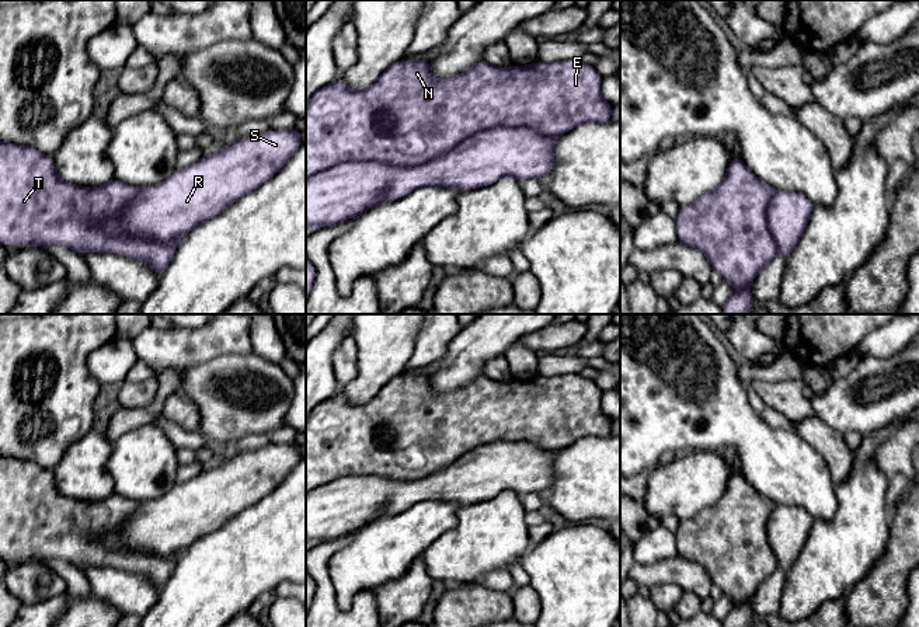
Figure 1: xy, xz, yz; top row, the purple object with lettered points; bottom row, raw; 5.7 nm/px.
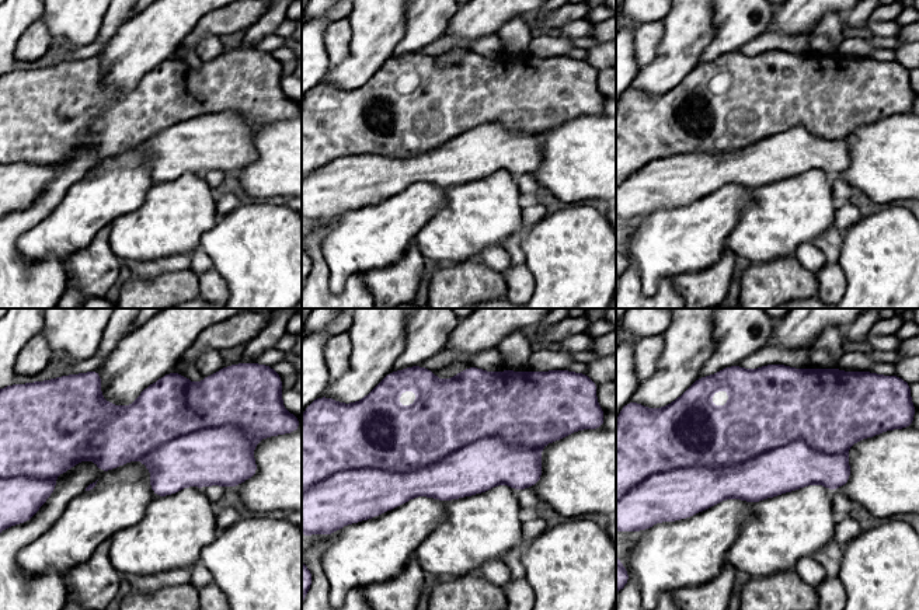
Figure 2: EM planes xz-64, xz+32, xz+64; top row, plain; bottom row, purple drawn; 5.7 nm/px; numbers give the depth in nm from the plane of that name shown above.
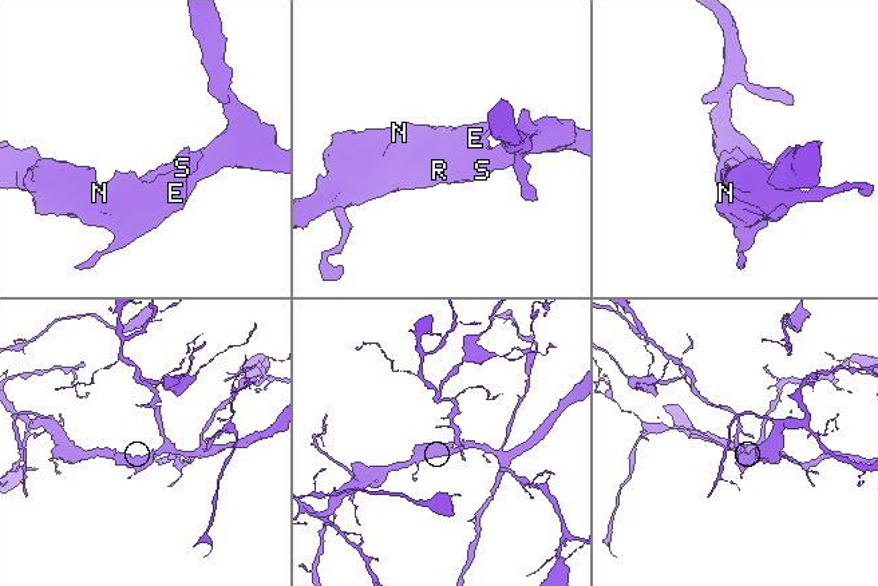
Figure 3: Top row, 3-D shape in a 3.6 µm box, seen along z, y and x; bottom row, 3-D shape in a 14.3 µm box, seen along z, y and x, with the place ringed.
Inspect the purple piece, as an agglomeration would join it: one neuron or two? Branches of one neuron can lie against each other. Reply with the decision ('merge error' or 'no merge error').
merge error

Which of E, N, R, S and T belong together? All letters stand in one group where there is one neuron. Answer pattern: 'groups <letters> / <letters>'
groups E N T / R S

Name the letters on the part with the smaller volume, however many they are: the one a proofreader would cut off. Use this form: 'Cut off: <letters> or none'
Cut off: E, N, T

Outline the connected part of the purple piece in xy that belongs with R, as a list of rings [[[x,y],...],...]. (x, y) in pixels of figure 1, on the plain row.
[[[296,442],[290,445],[269,443],[258,450],[240,452],[232,459],[224,460],[219,467],[202,470],[188,483],[174,484],[163,497],[142,502],[135,513],[116,532],[102,539],[102,543],[109,550],[123,550],[129,547],[133,551],[152,553],[161,557],[178,554],[202,536],[217,530],[232,518],[265,498],[289,476],[300,460],[302,449]]]

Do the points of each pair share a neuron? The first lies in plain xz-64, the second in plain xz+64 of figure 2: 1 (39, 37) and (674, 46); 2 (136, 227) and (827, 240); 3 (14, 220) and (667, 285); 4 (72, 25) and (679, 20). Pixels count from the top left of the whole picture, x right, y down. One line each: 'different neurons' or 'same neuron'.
1: different neurons
2: different neurons
3: same neuron
4: same neuron

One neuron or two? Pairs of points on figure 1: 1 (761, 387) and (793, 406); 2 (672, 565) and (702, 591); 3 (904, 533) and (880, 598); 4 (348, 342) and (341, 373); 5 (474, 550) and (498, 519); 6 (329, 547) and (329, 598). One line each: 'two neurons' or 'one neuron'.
1: one neuron
2: one neuron
3: one neuron
4: one neuron
5: one neuron
6: one neuron

